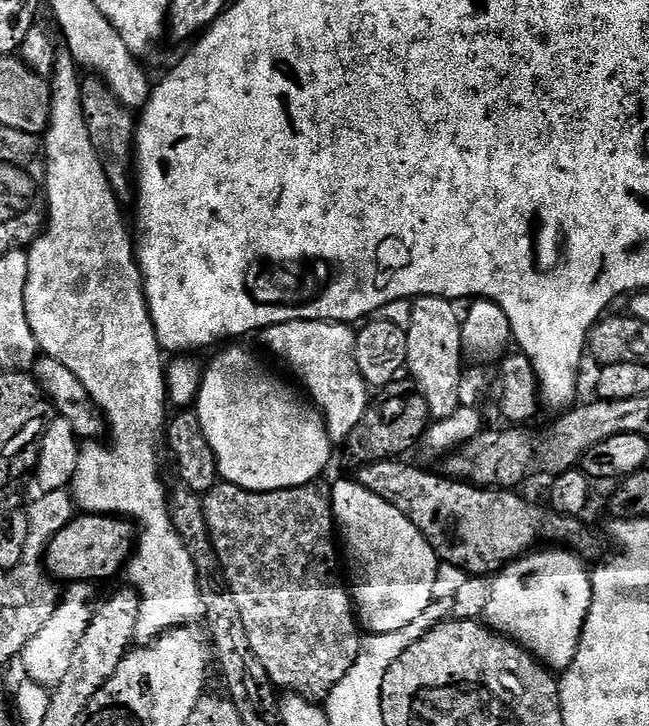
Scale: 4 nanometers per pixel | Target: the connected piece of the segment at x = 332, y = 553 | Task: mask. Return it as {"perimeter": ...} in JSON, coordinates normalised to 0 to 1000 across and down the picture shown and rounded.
{"perimeter":[[[345,664],[319,679],[313,690],[314,713],[339,770],[342,799],[350,814],[361,821],[384,893],[405,930],[427,949],[456,953],[450,956],[476,967],[504,966],[515,945],[521,945],[521,939],[533,934],[539,917],[545,917],[558,891],[556,866],[545,847],[538,811],[533,804],[530,810],[518,789],[521,749],[515,742],[515,712],[507,685],[501,679],[498,683],[487,669],[427,678],[379,678]]]}

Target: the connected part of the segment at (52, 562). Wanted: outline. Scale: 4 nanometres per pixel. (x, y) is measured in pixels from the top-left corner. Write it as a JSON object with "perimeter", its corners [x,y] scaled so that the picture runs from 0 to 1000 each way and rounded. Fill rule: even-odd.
{"perimeter":[[[123,708],[105,718],[105,723],[74,749],[65,773],[72,792],[82,800],[126,804],[166,799],[179,787],[196,778],[206,759],[206,727],[193,715],[153,708]]]}

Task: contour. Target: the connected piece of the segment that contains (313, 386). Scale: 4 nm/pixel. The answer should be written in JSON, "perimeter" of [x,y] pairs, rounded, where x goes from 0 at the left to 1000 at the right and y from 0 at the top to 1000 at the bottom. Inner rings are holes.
{"perimeter":[[[455,441],[439,446],[422,446],[405,453],[407,474],[431,496],[444,500],[444,507],[462,522],[462,529],[476,540],[479,555],[490,563],[496,574],[507,607],[535,607],[539,592],[552,587],[558,570],[570,555],[569,530],[555,519],[555,511],[549,503],[549,489],[542,485],[545,457],[535,445],[513,444],[508,441]]]}

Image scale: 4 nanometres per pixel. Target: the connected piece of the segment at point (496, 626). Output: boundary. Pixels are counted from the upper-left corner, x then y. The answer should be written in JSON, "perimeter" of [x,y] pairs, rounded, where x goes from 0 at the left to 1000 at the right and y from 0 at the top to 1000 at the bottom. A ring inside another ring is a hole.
{"perimeter":[[[821,758],[803,766],[757,795],[744,853],[750,864],[787,879],[840,920],[863,928],[880,917],[894,895],[894,876],[900,872],[900,858],[912,829],[912,795],[908,784],[900,784],[901,773],[886,762],[866,758],[832,759]]]}

